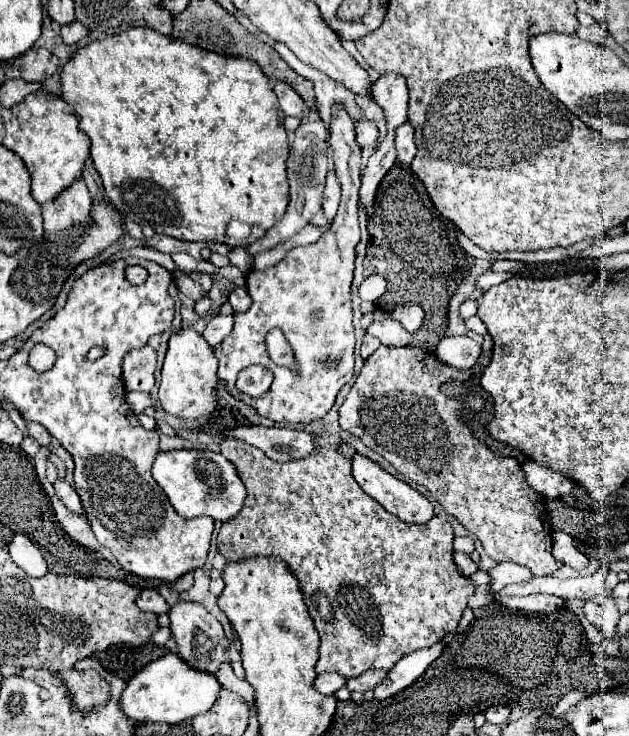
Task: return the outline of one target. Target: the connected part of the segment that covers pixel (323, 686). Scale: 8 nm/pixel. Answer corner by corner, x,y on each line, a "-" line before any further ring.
320,674
316,676
316,682
314,682
314,688
320,692
320,694
334,694
338,688
342,688
346,684
344,676
340,674

